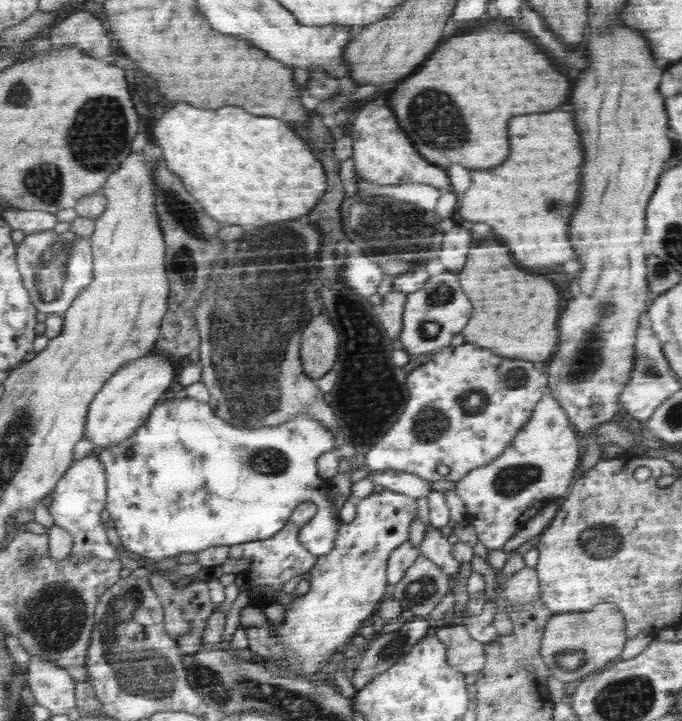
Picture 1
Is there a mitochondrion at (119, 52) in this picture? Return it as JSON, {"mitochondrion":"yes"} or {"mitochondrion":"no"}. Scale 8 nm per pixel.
{"mitochondrion":"no"}

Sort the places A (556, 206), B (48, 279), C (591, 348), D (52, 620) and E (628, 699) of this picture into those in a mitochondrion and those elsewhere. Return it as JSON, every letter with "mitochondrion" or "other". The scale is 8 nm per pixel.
{"A":"mitochondrion","B":"mitochondrion","C":"mitochondrion","D":"mitochondrion","E":"mitochondrion"}

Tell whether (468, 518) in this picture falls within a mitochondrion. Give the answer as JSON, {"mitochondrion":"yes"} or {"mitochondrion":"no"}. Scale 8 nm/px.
{"mitochondrion":"no"}

